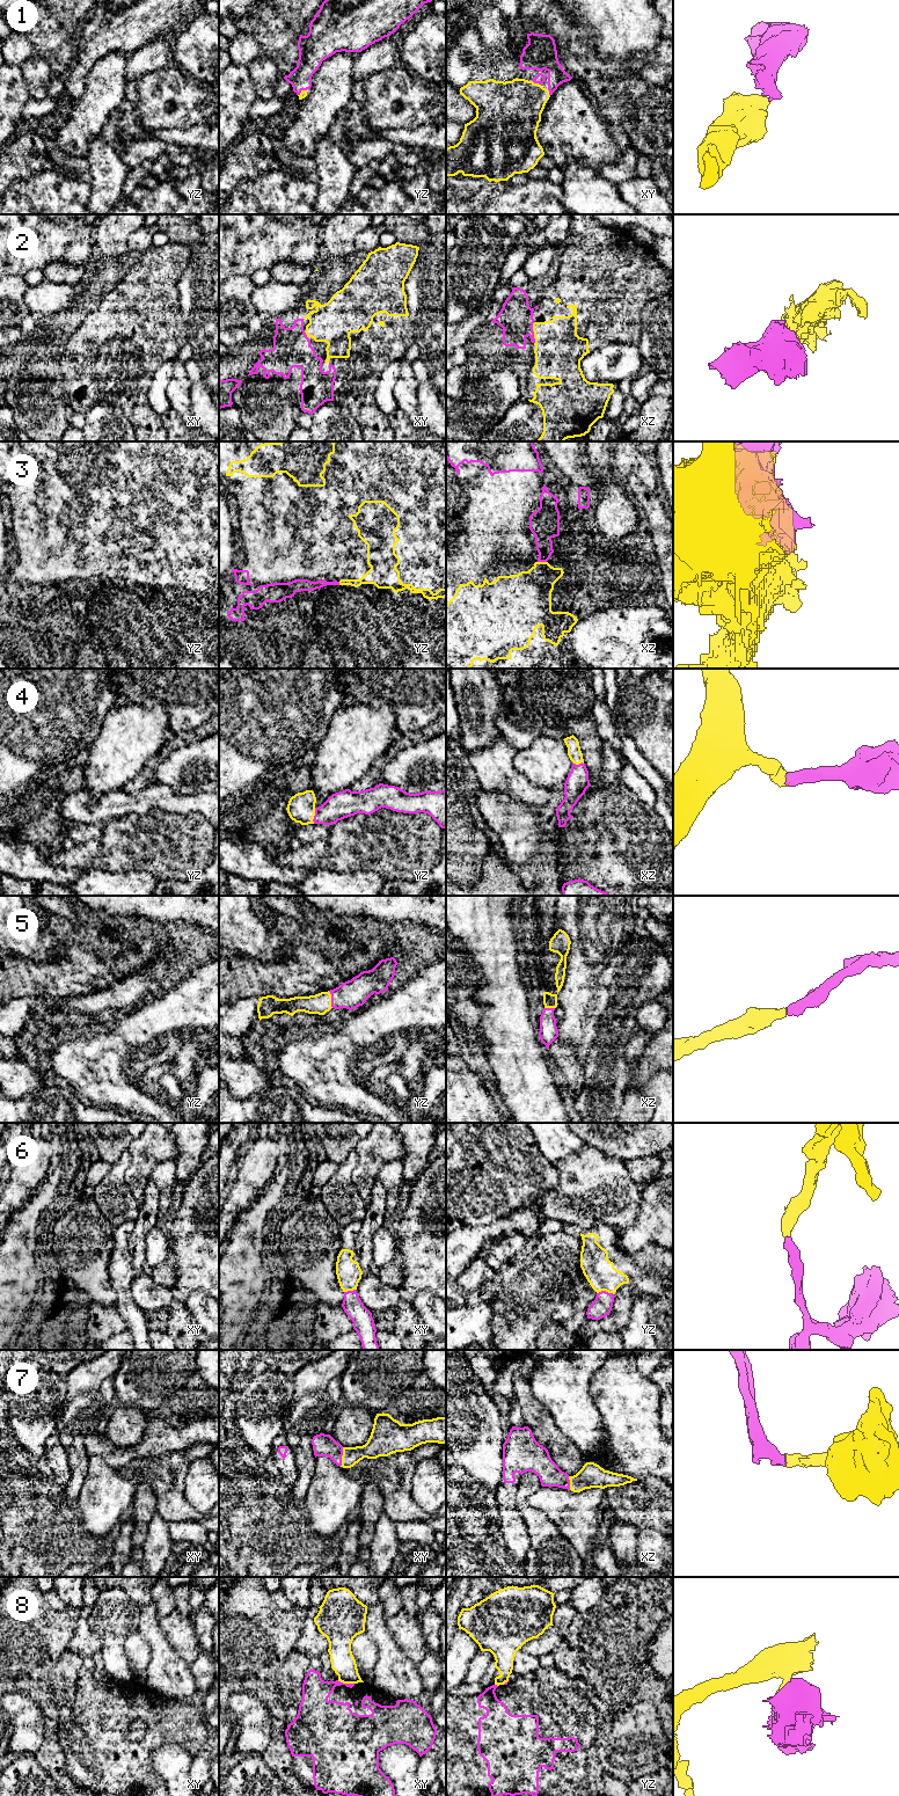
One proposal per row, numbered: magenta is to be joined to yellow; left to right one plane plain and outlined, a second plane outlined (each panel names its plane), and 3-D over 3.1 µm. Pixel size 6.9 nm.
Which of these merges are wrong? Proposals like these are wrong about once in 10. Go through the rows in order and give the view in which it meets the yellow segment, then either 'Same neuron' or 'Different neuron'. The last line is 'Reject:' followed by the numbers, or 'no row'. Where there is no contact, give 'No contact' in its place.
1: Touches yellow in xy. Same neuron
2: Touches yellow in xz. Same neuron
3: Touches yellow in xz. Same neuron
4: Touches yellow in yz. Same neuron
5: Touches yellow in yz. Same neuron
6: Touches yellow in yz. Same neuron
7: Touches yellow in xy. Same neuron
8: Touches yellow in xy. Different neuron
Reject: 8

